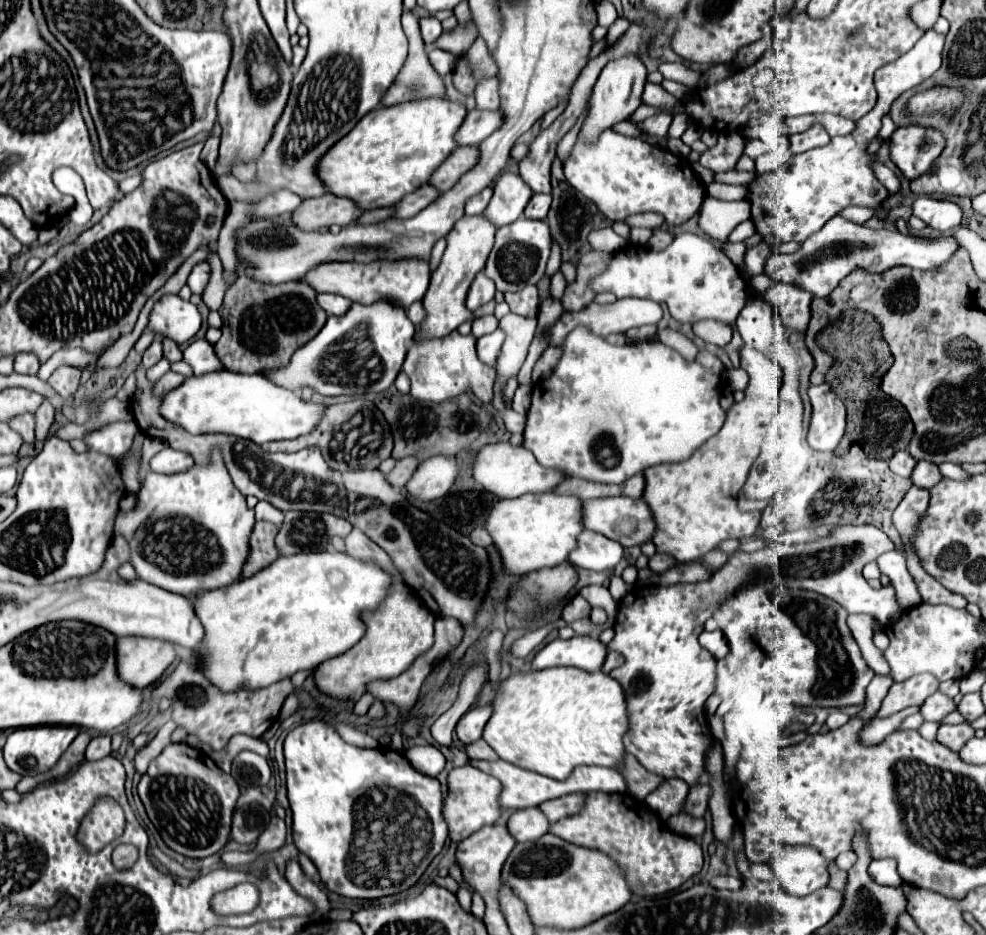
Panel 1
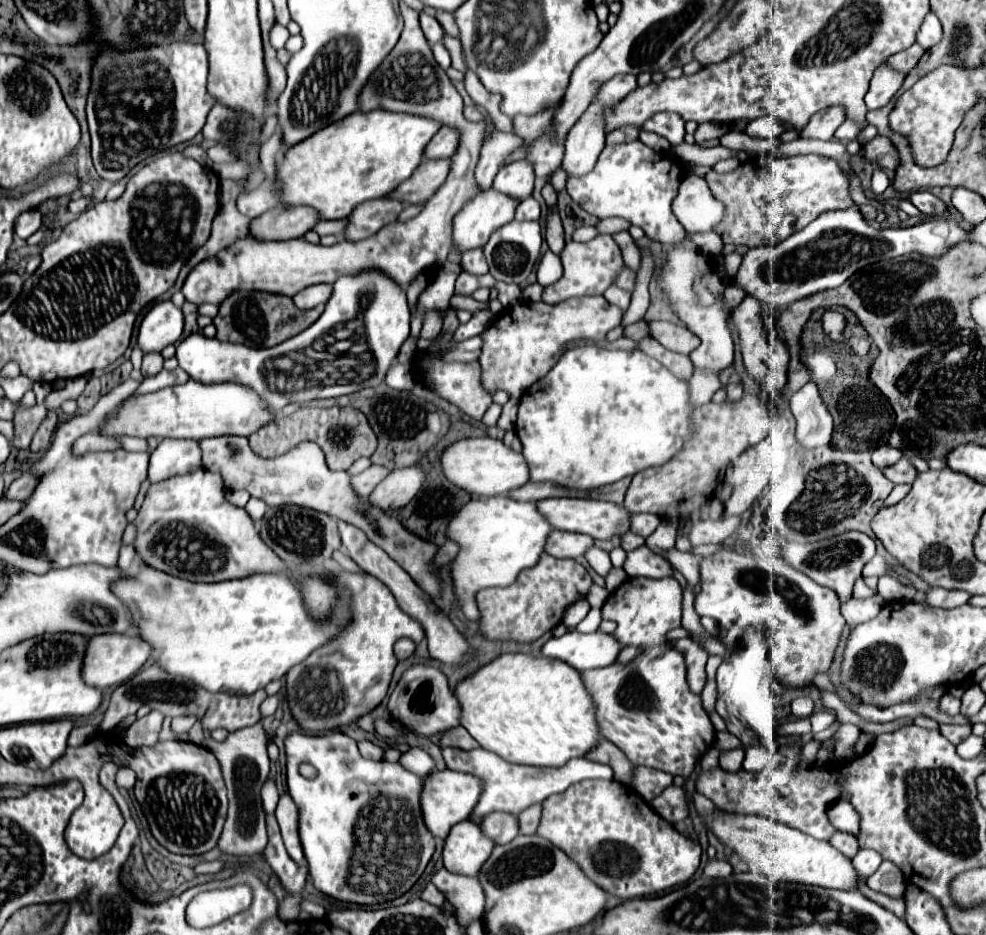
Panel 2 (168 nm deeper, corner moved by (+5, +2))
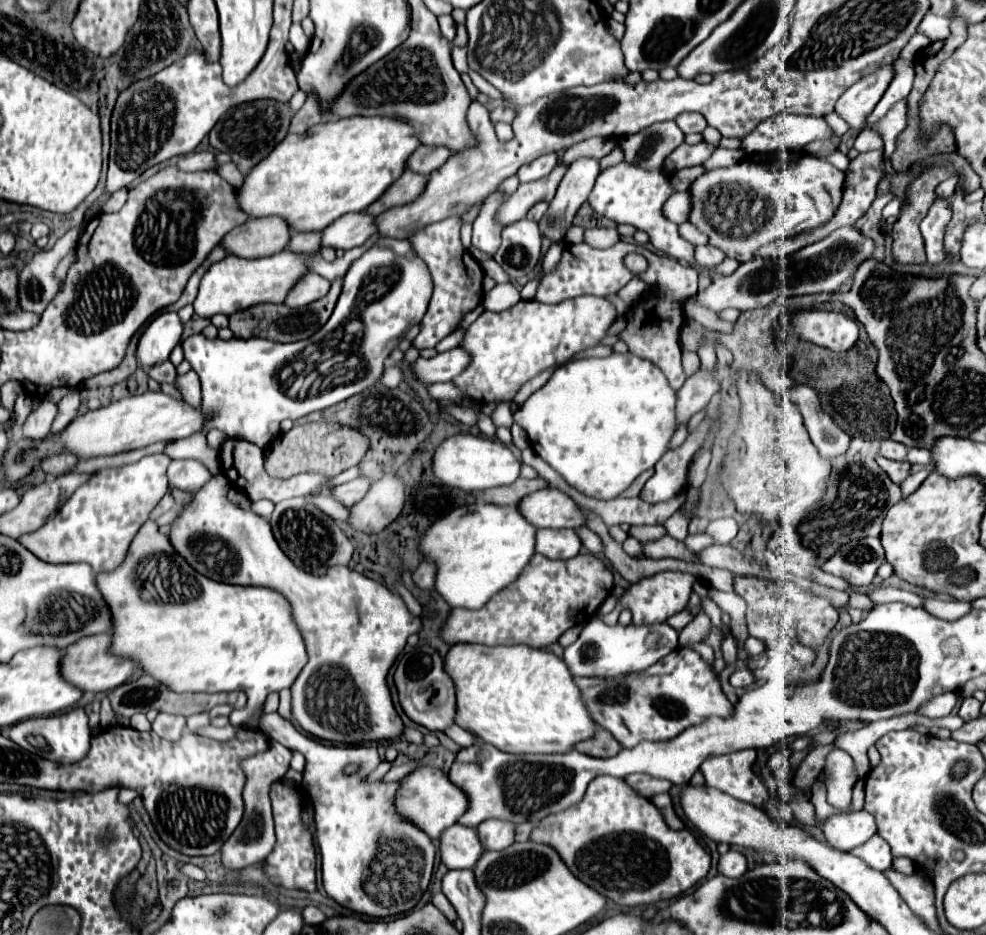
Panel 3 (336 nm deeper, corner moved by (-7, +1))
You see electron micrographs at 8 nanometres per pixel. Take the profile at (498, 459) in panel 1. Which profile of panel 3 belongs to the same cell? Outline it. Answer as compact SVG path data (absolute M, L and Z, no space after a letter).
M458 433L444 439L434 449L432 471L444 485L470 493L470 491L484 491L484 489L514 483L520 475L520 461L498 439L482 439L482 437Z

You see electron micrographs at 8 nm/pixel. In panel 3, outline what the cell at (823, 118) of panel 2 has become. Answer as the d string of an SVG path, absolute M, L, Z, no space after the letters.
M894 63L880 65L876 71L858 79L844 91L844 95L836 103L836 111L840 113L842 119L850 123L852 129L860 131L864 127L864 117L882 99L892 79L894 79Z

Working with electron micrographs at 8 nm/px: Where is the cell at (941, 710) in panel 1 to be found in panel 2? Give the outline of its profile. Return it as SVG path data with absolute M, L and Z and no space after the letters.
M944 694L938 702L938 710L944 714L950 714L950 716L956 716L960 712L960 700L950 694Z

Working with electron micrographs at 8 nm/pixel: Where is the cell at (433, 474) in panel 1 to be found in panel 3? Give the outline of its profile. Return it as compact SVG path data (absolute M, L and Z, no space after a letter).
M394 475L374 481L368 493L350 507L348 523L358 533L380 533L404 507L404 483Z

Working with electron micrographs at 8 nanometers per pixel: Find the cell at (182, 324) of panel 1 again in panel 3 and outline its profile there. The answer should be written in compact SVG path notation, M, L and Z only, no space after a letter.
M166 311L158 315L140 335L136 359L142 369L150 369L170 357L172 349L182 339L182 321L176 313Z

